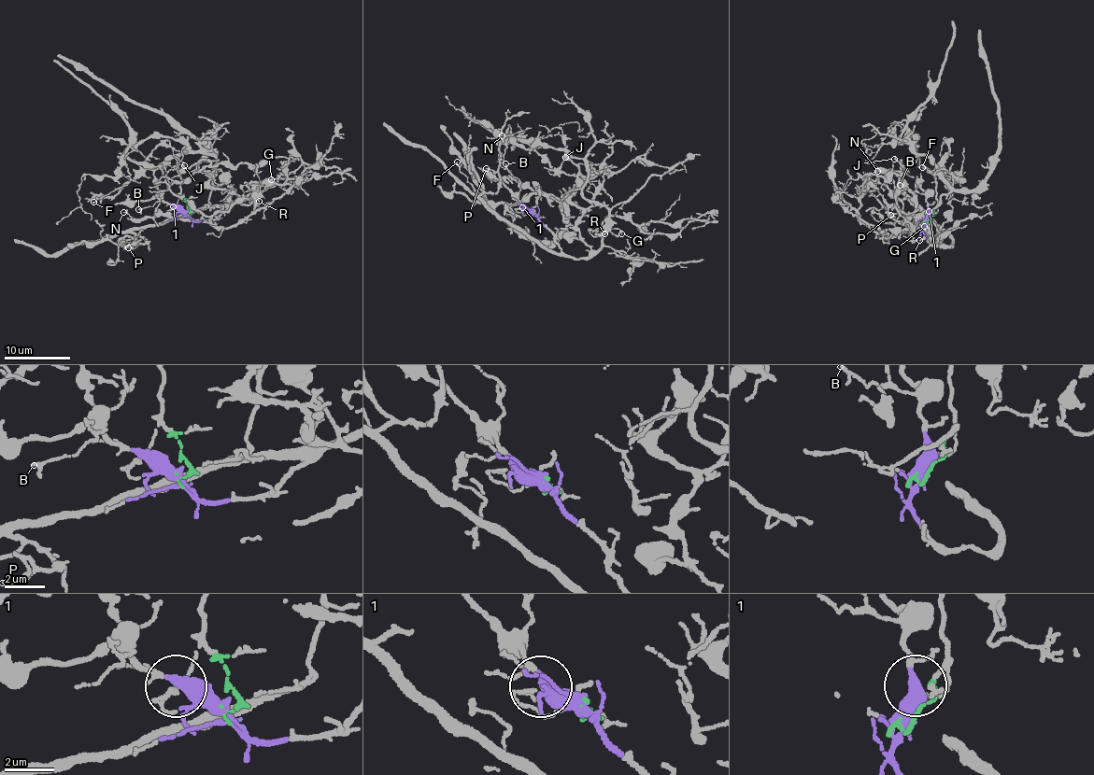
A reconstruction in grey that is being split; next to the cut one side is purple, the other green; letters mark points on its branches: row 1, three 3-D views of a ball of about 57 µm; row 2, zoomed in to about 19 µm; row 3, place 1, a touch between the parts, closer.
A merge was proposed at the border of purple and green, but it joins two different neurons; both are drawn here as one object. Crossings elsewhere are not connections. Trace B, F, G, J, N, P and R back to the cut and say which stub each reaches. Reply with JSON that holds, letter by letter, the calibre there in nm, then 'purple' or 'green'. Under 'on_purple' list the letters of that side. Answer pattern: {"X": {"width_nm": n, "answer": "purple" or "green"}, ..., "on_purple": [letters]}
{"B": {"width_nm": 140, "answer": "purple"}, "F": {"width_nm": 80, "answer": "green"}, "G": {"width_nm": 140, "answer": "purple"}, "J": {"width_nm": 150, "answer": "purple"}, "N": {"width_nm": 120, "answer": "purple"}, "P": {"width_nm": 130, "answer": "purple"}, "R": {"width_nm": 150, "answer": "purple"}, "on_purple": ["B", "G", "J", "N", "P", "R"]}

